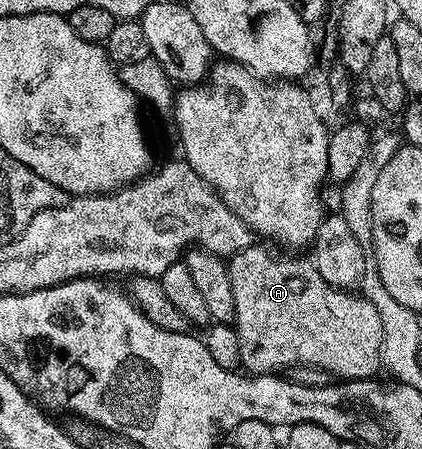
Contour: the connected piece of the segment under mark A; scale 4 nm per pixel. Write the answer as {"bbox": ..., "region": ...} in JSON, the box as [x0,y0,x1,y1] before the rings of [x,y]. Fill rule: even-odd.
{"bbox":[227,246,383,380],"region":[[[253,246],[234,254],[227,261],[230,286],[234,286],[234,327],[240,339],[243,371],[248,374],[276,374],[296,364],[310,364],[324,368],[336,378],[362,380],[375,377],[382,368],[383,350],[383,324],[375,306],[363,294],[330,286],[330,282],[318,274],[311,259],[304,257],[303,260],[300,254],[272,251],[276,252]]]}

